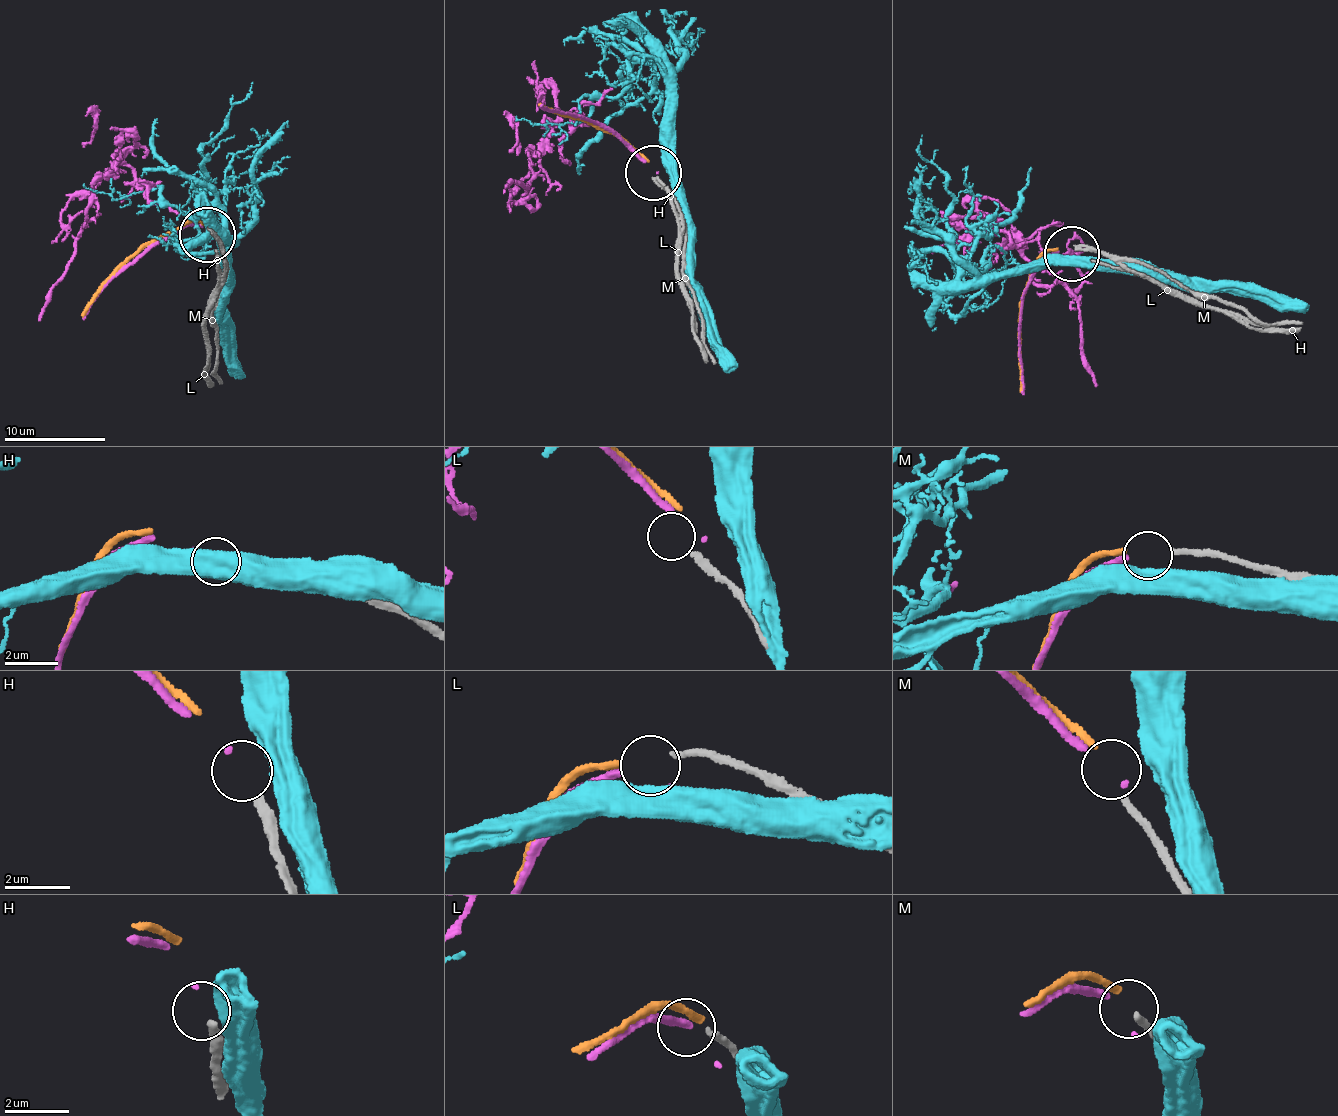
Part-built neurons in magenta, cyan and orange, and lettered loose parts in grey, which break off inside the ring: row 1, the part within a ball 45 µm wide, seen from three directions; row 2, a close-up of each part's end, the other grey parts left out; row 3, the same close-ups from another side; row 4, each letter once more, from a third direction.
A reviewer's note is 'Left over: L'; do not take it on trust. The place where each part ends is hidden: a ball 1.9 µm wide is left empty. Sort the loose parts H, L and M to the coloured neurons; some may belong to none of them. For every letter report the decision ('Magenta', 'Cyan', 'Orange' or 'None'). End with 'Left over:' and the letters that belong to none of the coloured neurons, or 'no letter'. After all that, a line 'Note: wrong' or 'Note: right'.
H: Magenta
L: None
M: Orange
Left over: L
Note: right

